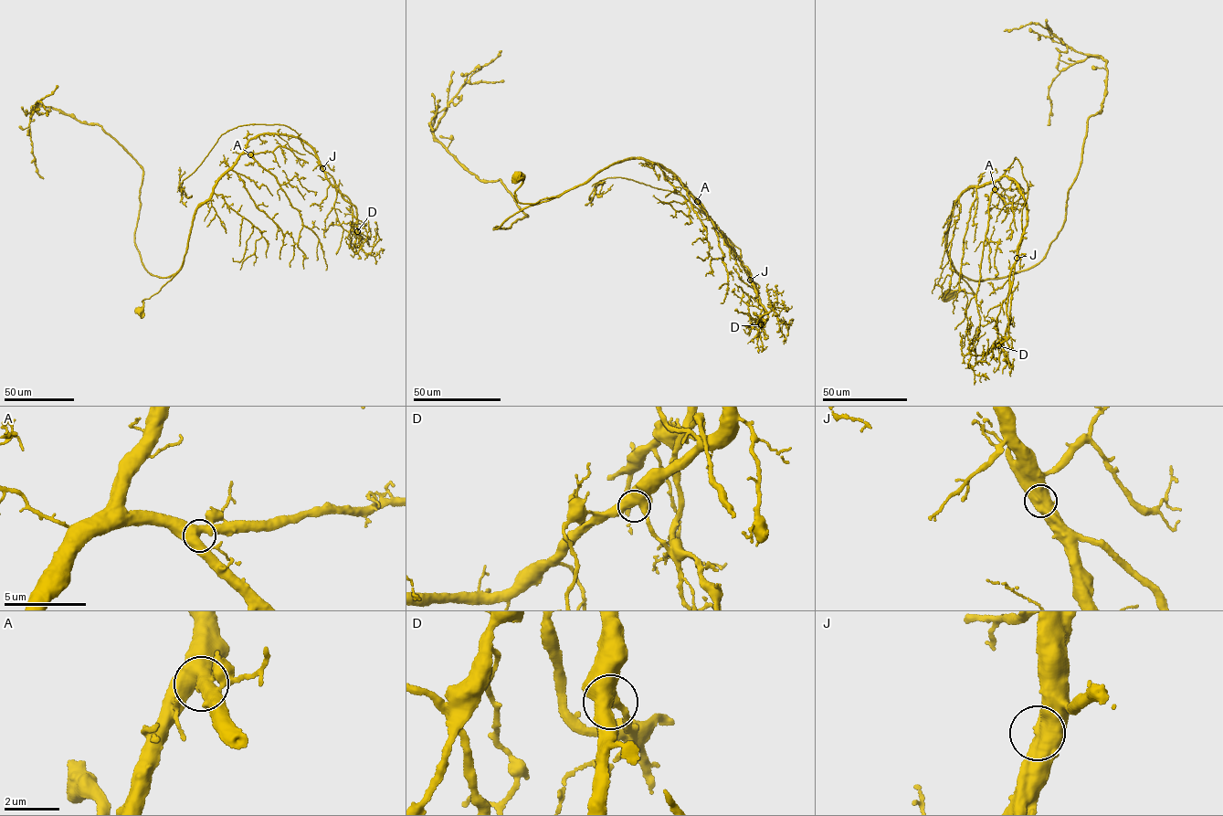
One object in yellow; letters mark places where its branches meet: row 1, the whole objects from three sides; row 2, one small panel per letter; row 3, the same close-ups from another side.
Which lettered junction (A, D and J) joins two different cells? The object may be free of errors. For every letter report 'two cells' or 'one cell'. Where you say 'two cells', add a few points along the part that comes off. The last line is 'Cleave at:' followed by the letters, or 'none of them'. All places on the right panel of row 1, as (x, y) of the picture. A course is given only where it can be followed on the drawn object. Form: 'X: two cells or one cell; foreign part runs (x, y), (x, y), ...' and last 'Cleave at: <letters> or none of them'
A: one cell
D: one cell
J: two cells; foreign part runs (1017, 258), (1023, 237), (1022, 211), (1027, 186), (1016, 157), (998, 181), (1015, 202), (1028, 190), (1029, 181)
Cleave at: J

